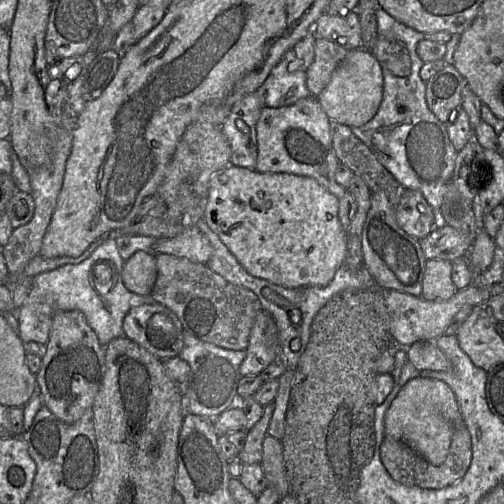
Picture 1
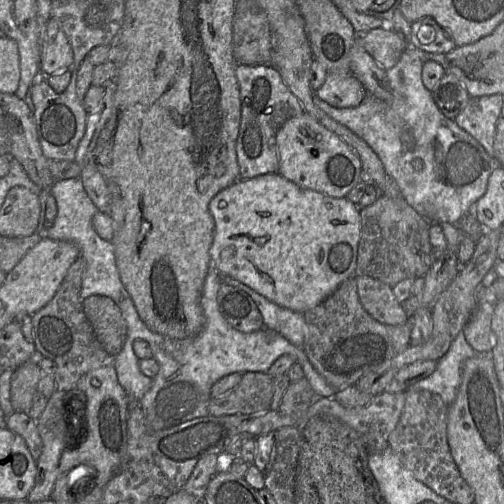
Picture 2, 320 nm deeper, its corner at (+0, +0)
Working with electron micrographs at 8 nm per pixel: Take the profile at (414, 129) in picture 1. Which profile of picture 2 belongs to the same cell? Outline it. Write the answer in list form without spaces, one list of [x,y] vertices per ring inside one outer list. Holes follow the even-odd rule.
[[[403,52],[398,63],[386,70],[392,92],[390,100],[367,95],[361,104],[350,108],[332,107],[316,96],[314,102],[371,147],[413,209],[431,221],[455,225],[485,194],[491,173],[500,165],[473,136],[439,110],[432,92],[423,84],[423,64],[418,57]],[[403,131],[413,135],[413,148],[402,142]],[[414,160],[423,164],[420,171],[413,168]]]

